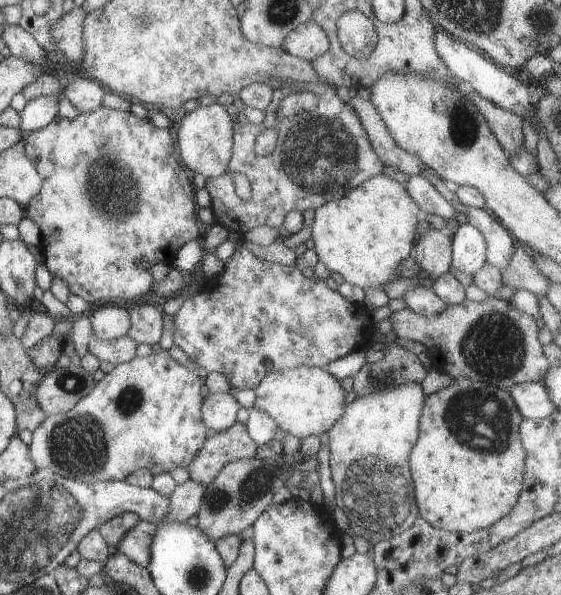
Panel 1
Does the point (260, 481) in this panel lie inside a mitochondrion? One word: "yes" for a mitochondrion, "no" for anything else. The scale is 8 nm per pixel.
yes

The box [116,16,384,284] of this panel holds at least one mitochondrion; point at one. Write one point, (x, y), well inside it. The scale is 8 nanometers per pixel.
(320, 155)

